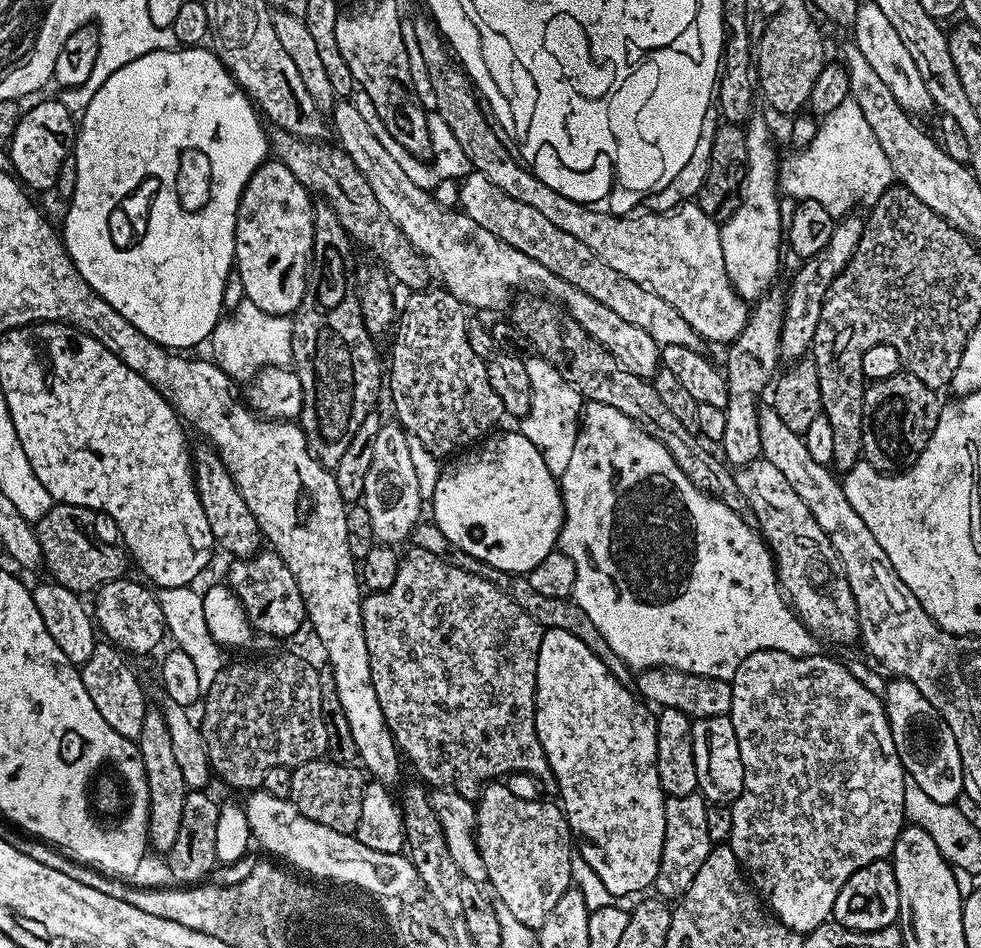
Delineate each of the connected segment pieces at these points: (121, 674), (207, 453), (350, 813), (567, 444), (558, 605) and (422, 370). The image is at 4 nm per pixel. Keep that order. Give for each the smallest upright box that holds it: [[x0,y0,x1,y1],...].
[[79,642,150,742],[190,446,262,557],[290,758,366,833],[518,358,582,477],[410,521,636,691],[390,288,505,458]]

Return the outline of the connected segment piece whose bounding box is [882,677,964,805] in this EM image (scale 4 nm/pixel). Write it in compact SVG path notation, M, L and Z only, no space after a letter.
M900 677L885 685L882 697L890 722L895 750L903 764L905 775L921 787L934 802L957 803L964 791L964 767L957 739L940 712L922 697L922 692L909 680Z

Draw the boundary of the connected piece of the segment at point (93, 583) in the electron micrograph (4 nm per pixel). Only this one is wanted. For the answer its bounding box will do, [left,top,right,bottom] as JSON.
[35,503,130,594]

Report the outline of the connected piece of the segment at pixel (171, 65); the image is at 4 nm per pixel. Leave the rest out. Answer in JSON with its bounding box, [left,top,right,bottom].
[62,46,270,350]

